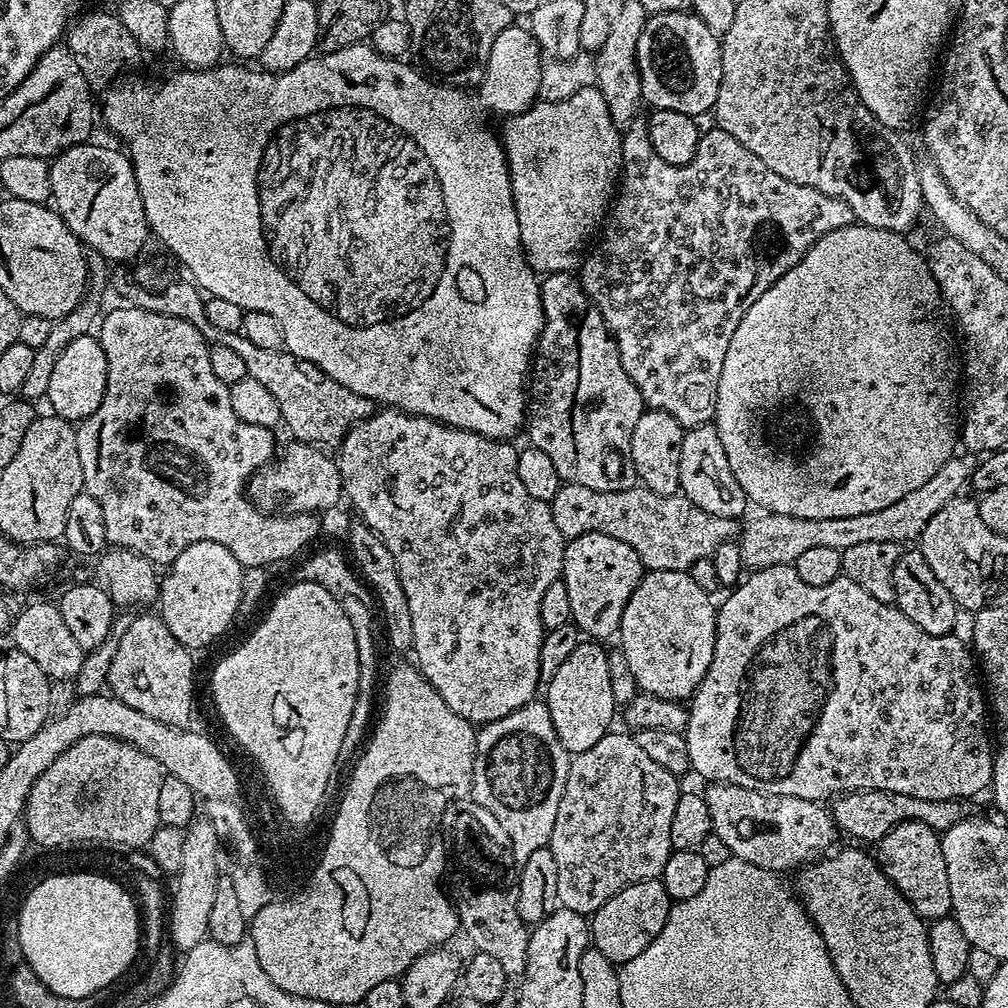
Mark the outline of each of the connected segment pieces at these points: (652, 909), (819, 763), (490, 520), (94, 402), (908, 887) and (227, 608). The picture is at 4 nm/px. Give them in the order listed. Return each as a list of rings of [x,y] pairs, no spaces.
[[[647,880],[646,882],[634,882],[626,886],[614,898],[601,906],[590,916],[590,940],[601,952],[610,958],[610,962],[617,966],[630,962],[630,958],[638,958],[654,938],[658,938],[658,930],[666,926],[666,918],[670,901],[663,880]]]
[[[774,564],[769,568],[755,569],[729,592],[732,593],[725,598],[724,605],[719,605],[716,614],[716,641],[710,670],[706,670],[706,678],[702,678],[697,686],[688,708],[686,735],[692,772],[695,775],[705,776],[708,782],[733,784],[771,796],[793,796],[817,802],[858,790],[894,790],[894,794],[910,794],[914,798],[954,800],[972,796],[983,788],[985,791],[991,785],[994,740],[988,737],[990,708],[984,705],[984,692],[976,677],[977,661],[969,645],[964,645],[956,634],[926,634],[914,626],[914,622],[910,622],[910,618],[906,618],[906,614],[902,614],[899,608],[878,602],[878,598],[866,594],[858,582],[841,578],[826,582],[826,586],[810,586],[798,578],[795,567],[790,564]]]
[[[376,410],[371,416],[359,421],[350,431],[344,435],[343,444],[339,445],[338,463],[340,466],[340,483],[342,492],[345,497],[352,499],[354,507],[360,511],[359,516],[363,523],[377,532],[382,538],[382,542],[386,542],[386,546],[390,550],[390,554],[394,554],[394,562],[398,566],[398,578],[402,578],[402,590],[406,590],[406,602],[410,606],[410,622],[414,626],[414,638],[412,639],[411,651],[416,652],[414,657],[415,663],[418,665],[420,672],[426,679],[436,687],[436,693],[442,698],[442,702],[446,702],[446,706],[450,706],[450,710],[454,710],[454,714],[458,714],[467,720],[473,726],[483,726],[494,722],[498,718],[506,718],[506,714],[514,714],[514,710],[518,710],[522,706],[533,703],[537,699],[536,687],[542,684],[540,678],[540,655],[542,654],[542,644],[544,642],[544,633],[546,631],[542,622],[542,594],[546,594],[546,586],[550,586],[550,582],[561,579],[564,570],[564,545],[566,538],[558,530],[558,526],[554,524],[554,514],[552,513],[552,505],[549,501],[533,498],[526,486],[522,486],[522,478],[518,478],[518,458],[516,457],[517,449],[511,448],[511,443],[503,440],[491,440],[488,436],[479,436],[476,432],[467,432],[461,428],[452,428],[448,424],[442,423],[441,420],[431,420],[428,416],[413,416],[407,412],[399,410]]]
[[[76,336],[56,356],[52,369],[48,372],[48,404],[53,413],[64,420],[82,422],[98,406],[102,406],[102,398],[106,394],[106,354],[102,350],[99,339],[92,336]]]
[[[917,820],[914,822],[902,822],[898,826],[894,826],[894,830],[886,833],[874,848],[874,859],[879,864],[880,871],[886,874],[888,881],[899,890],[902,898],[906,898],[906,902],[910,902],[912,909],[925,922],[940,920],[952,911],[950,874],[946,874],[946,858],[942,854],[940,837],[941,833],[935,832],[930,826],[926,826]]]
[[[203,540],[194,542],[178,554],[178,558],[172,564],[167,565],[160,582],[160,595],[158,597],[158,615],[164,619],[170,634],[178,638],[185,648],[197,650],[212,644],[232,624],[232,619],[237,619],[240,610],[240,599],[242,598],[242,578],[245,568],[240,565],[238,558],[226,550],[218,542]]]

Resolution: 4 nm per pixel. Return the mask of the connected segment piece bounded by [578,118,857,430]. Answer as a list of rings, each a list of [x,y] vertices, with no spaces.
[[[637,118],[631,120],[623,129],[620,158],[622,171],[618,181],[618,195],[603,221],[602,231],[599,233],[600,241],[597,242],[596,249],[588,257],[585,255],[579,265],[580,285],[584,287],[584,293],[598,306],[618,346],[622,366],[638,386],[645,405],[658,412],[669,412],[686,430],[696,428],[700,424],[713,423],[716,415],[718,378],[722,378],[722,362],[726,362],[726,350],[730,350],[730,338],[734,338],[734,330],[738,330],[738,322],[742,322],[746,310],[750,310],[750,306],[754,306],[754,302],[758,302],[758,298],[762,298],[762,294],[766,294],[766,290],[770,290],[770,286],[774,286],[774,282],[778,282],[782,274],[790,271],[826,233],[839,228],[849,228],[851,224],[857,223],[856,215],[854,210],[850,210],[850,206],[846,206],[846,202],[822,194],[810,186],[790,182],[782,178],[782,174],[774,174],[774,170],[770,170],[770,166],[766,166],[766,162],[762,162],[758,154],[750,154],[750,150],[746,150],[746,146],[742,146],[738,138],[726,134],[719,127],[701,135],[698,150],[694,158],[690,158],[690,162],[671,164],[658,158],[658,154],[653,150],[647,119]]]

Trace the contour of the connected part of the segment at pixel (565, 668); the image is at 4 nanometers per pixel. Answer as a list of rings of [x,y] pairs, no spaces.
[[[581,642],[578,650],[574,650],[562,666],[558,666],[558,674],[554,674],[554,678],[546,684],[550,722],[554,722],[558,742],[569,754],[590,750],[594,742],[607,736],[613,727],[612,715],[618,712],[617,702],[610,690],[608,652],[604,647],[600,642]]]

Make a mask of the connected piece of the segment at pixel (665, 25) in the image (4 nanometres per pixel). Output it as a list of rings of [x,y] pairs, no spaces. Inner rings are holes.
[[[691,10],[683,12],[658,12],[648,17],[648,25],[644,28],[644,33],[640,39],[640,50],[638,59],[640,61],[640,95],[645,105],[649,104],[652,110],[678,110],[678,114],[690,114],[695,116],[702,111],[710,111],[716,107],[716,99],[718,98],[718,90],[720,89],[720,79],[722,78],[722,58],[720,57],[720,46],[722,40],[717,33],[710,30],[710,26],[706,26],[706,22],[702,22],[702,18]]]

